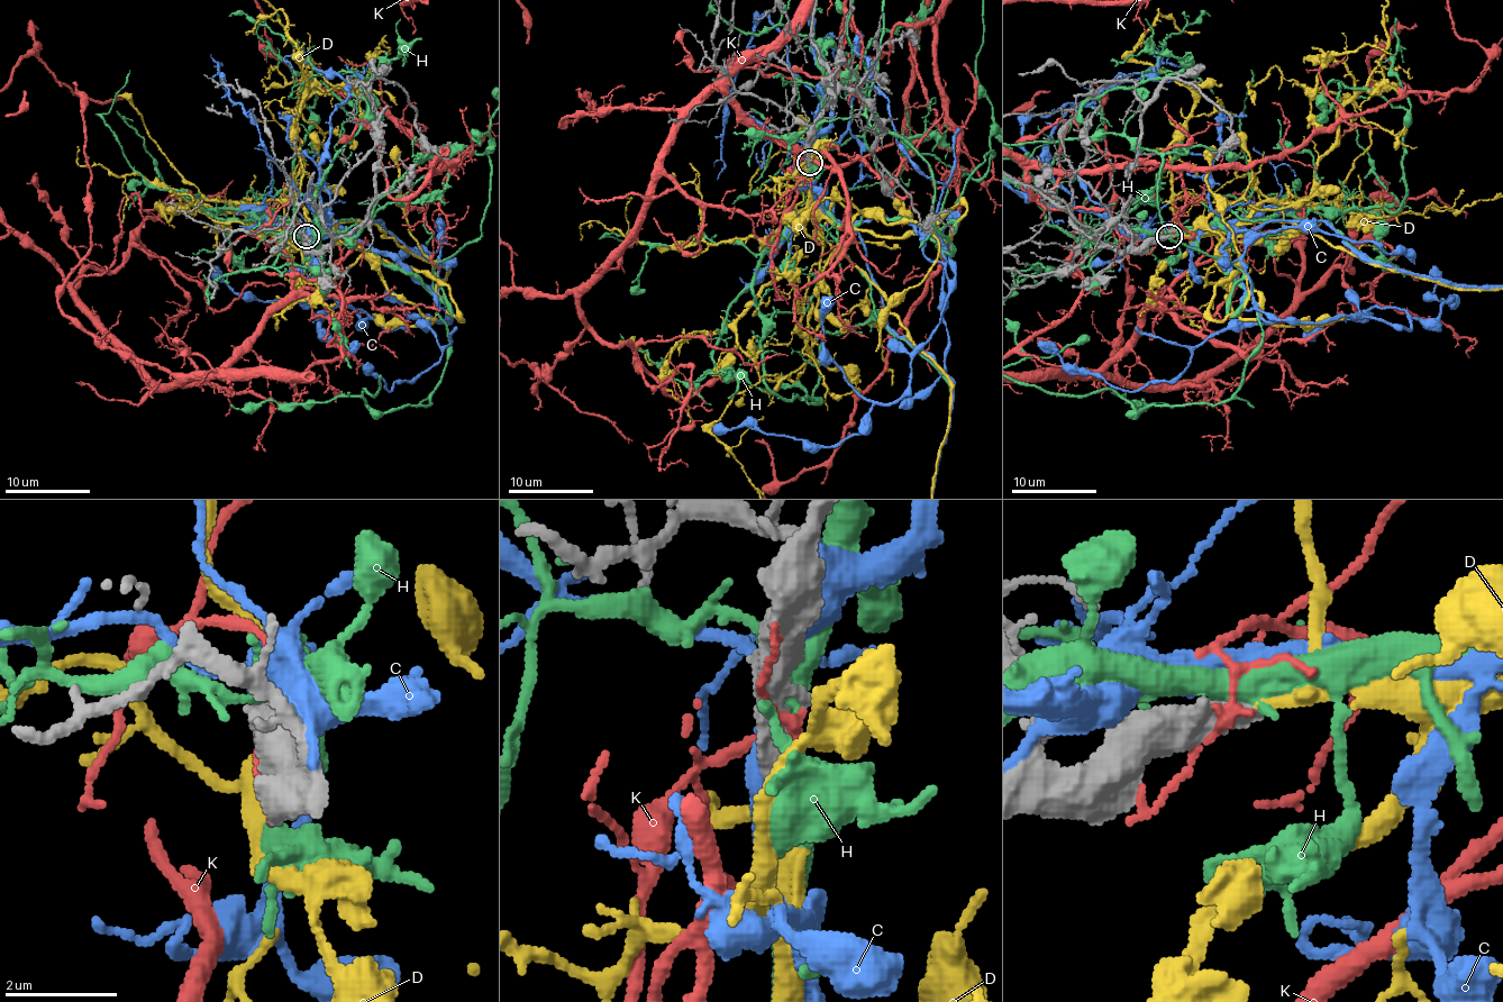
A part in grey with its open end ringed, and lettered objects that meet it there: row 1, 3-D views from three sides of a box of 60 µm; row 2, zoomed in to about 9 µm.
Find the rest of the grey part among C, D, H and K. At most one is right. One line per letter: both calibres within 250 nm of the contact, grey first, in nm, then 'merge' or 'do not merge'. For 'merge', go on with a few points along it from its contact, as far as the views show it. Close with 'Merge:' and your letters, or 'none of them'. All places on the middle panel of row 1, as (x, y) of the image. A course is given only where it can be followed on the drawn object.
C: 500 nm thick on the grey side, 550 nm on the other; do not merge
D: 440 nm thick on the grey side, 280 nm on the other; merge
H: 550 nm thick on the grey side, 440 nm on the other; do not merge
K: 550 nm thick on the grey side, 150 nm on the other; do not merge
Merge: D

